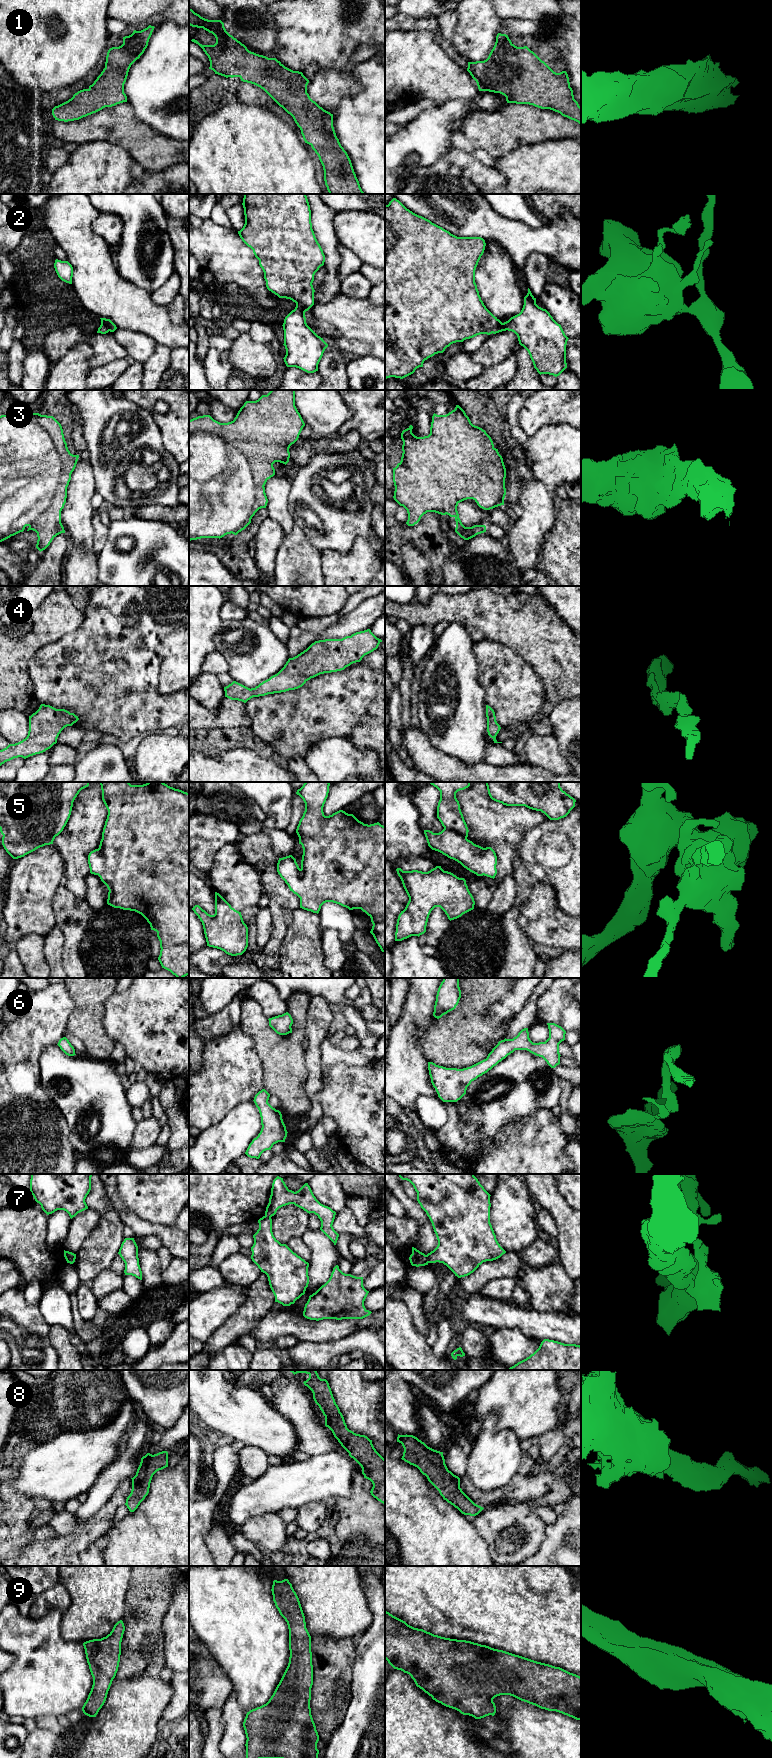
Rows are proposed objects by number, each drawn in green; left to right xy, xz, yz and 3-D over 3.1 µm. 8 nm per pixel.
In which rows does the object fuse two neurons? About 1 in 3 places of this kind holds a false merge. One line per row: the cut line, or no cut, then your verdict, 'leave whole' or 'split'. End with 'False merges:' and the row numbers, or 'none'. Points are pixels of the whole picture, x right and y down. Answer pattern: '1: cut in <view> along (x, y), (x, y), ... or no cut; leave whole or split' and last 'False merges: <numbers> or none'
1: no cut; leave whole
2: cut in yz along (501, 322), (491, 332); split
3: no cut; leave whole
4: no cut; leave whole
5: no cut; leave whole
6: no cut; leave whole
7: cut in yz along (426, 1255), (429, 1262); split
8: no cut; leave whole
9: no cut; leave whole
False merges: 2, 7

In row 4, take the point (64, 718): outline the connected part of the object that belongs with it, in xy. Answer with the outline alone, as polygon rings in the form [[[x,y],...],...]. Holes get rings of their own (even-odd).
[[[41,704],[39,709],[29,716],[27,737],[0,750],[0,766],[14,758],[26,759],[45,752],[57,743],[57,738],[65,727],[72,726],[78,720],[78,716],[65,709]]]

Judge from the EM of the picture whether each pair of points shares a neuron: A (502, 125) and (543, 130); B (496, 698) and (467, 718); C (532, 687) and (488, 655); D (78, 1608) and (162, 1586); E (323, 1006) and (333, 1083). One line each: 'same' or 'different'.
A: same
B: different
C: same
D: different
E: different

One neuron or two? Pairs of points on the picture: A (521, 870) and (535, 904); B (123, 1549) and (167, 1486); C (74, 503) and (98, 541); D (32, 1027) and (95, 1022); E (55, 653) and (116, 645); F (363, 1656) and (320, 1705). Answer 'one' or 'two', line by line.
A: two
B: one
C: two
D: two
E: one
F: two

